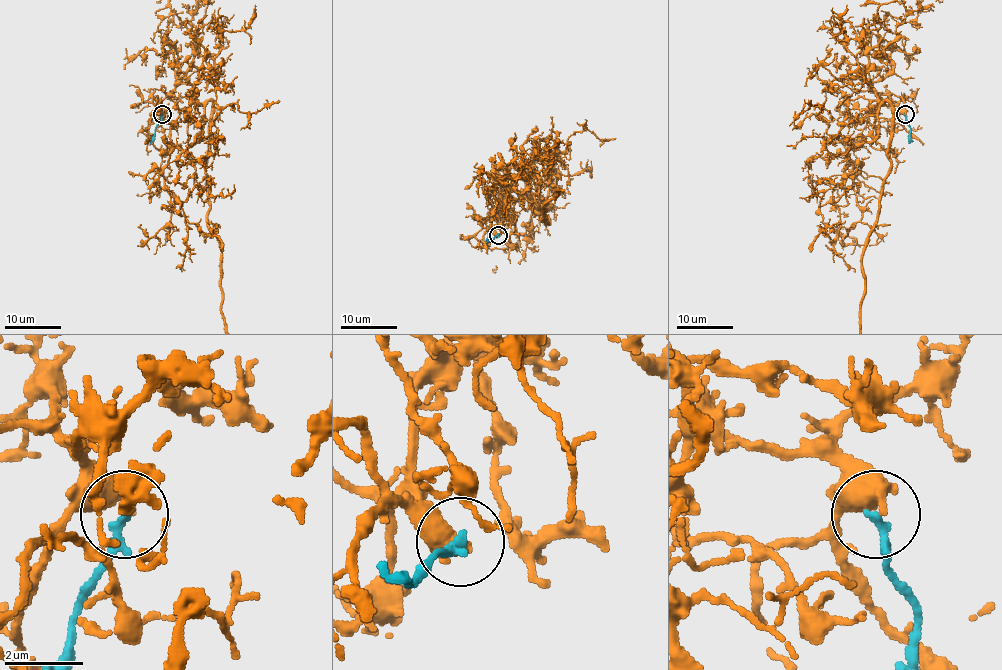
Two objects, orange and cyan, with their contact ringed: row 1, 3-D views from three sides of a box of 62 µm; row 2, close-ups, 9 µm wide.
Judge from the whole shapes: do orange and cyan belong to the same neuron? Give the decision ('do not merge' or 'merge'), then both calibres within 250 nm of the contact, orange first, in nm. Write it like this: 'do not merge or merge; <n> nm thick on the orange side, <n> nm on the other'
do not merge; 360 nm thick on the orange side, 240 nm on the other

